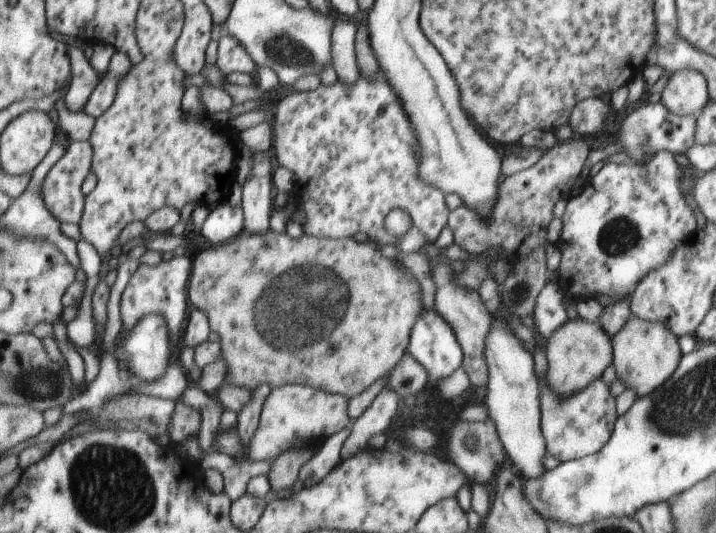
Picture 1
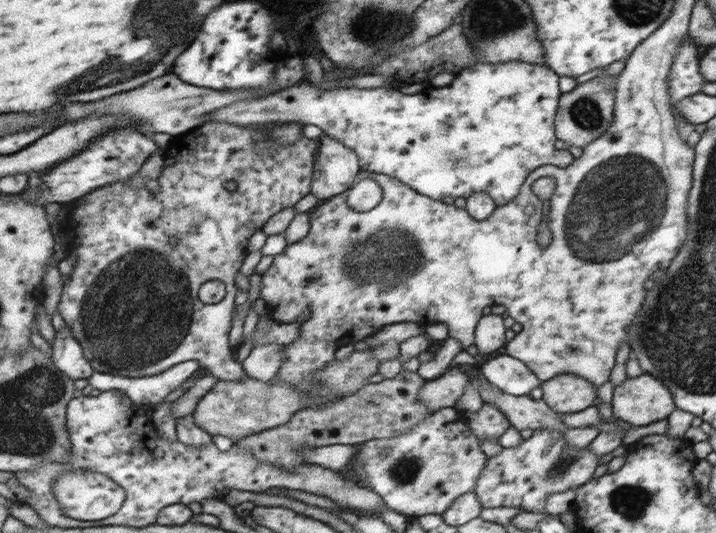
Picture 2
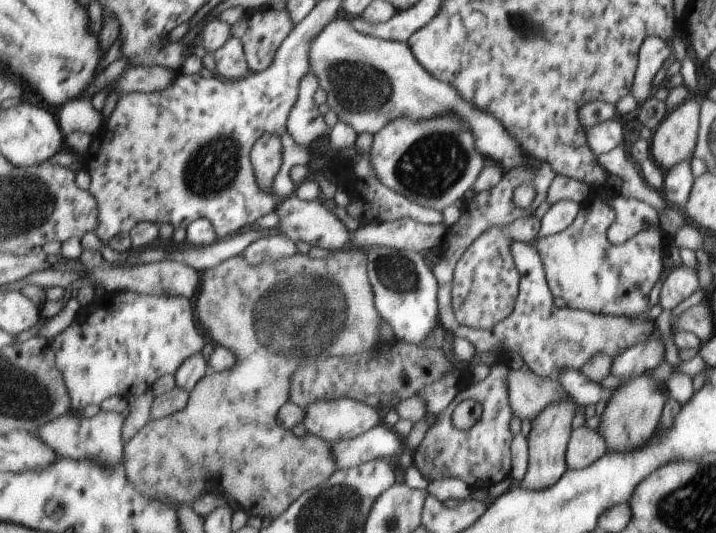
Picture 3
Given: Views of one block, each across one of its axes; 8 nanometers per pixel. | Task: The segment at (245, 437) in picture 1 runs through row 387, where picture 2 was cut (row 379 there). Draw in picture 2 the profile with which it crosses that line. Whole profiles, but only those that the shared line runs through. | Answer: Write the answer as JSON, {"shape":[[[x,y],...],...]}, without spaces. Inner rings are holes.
{"shape":[[[264,343],[264,345],[254,345],[249,356],[242,361],[245,366],[246,375],[255,379],[262,379],[266,382],[272,379],[284,358],[285,344]]]}

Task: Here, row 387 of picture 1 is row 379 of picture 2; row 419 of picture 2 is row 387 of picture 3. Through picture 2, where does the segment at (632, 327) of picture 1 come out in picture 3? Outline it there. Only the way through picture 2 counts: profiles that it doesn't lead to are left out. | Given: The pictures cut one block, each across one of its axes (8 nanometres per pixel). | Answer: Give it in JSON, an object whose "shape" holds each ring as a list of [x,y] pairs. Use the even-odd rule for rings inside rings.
{"shape":[[[643,373],[629,379],[612,391],[612,398],[601,416],[598,432],[605,437],[610,452],[624,452],[624,450],[628,452],[634,450],[636,446],[642,448],[644,444],[648,444],[656,434],[662,408],[666,404],[666,394],[660,383]]]}

